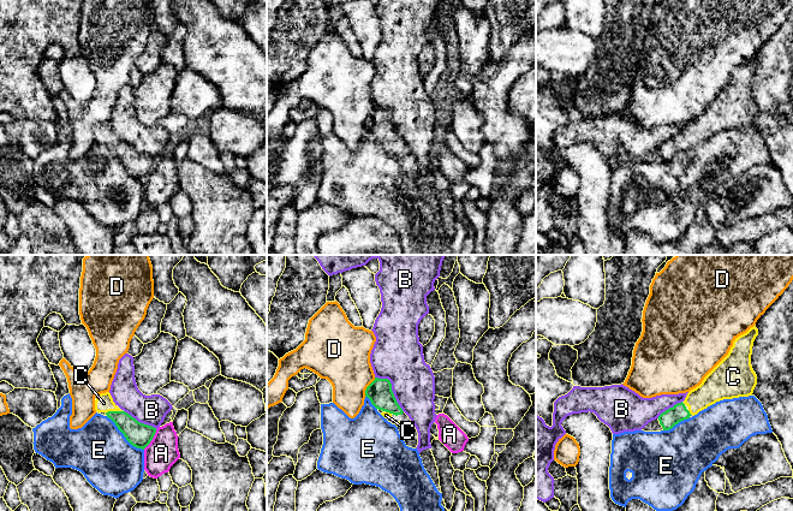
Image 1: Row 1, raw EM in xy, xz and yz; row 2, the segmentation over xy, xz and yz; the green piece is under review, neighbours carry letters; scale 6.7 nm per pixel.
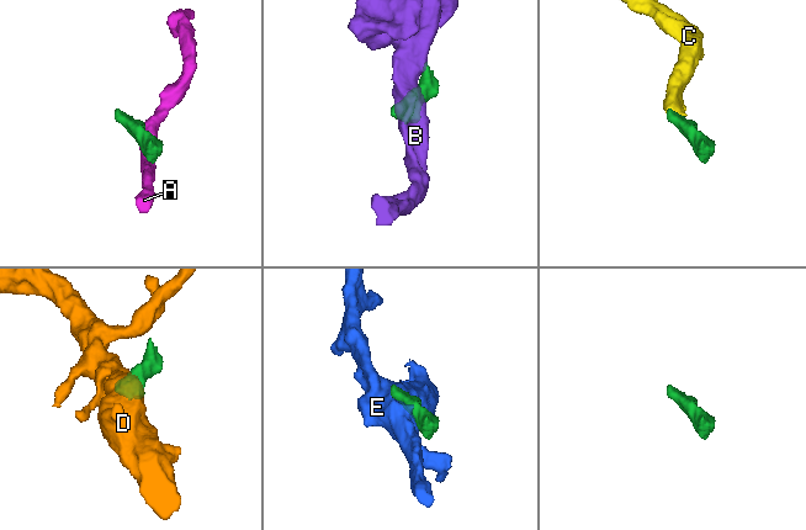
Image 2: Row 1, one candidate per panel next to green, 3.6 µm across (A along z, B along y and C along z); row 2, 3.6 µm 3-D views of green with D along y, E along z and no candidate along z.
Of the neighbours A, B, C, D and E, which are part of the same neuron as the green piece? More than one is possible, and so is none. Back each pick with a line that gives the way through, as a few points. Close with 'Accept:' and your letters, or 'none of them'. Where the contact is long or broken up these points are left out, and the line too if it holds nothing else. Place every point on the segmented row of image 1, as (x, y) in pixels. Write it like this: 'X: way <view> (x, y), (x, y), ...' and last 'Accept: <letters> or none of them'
C: way xy (139, 435), (113, 411), (103, 403)
Accept: C

